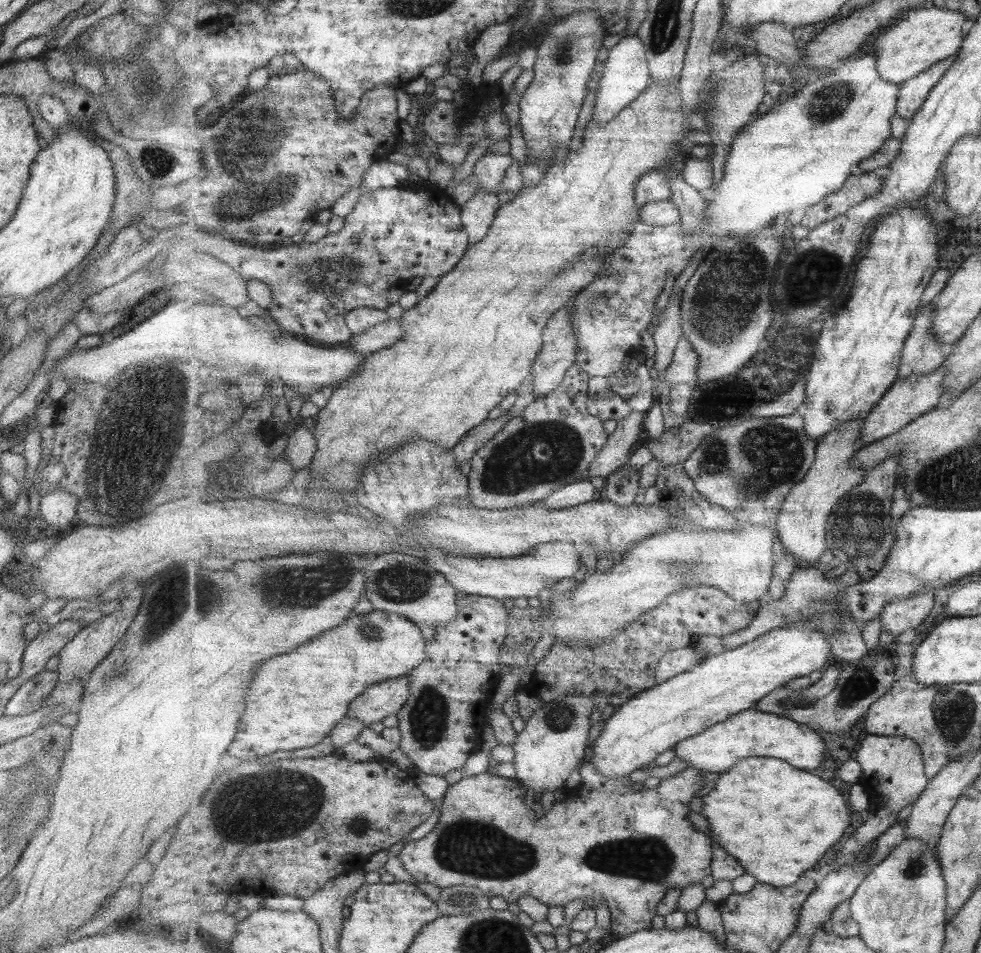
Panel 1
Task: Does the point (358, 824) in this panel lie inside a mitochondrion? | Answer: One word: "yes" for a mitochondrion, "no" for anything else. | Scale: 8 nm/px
yes

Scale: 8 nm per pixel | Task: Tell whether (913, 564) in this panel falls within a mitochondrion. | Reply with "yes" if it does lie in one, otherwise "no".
no

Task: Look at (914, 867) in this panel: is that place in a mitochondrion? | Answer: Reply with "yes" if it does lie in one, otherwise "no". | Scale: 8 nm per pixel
yes

